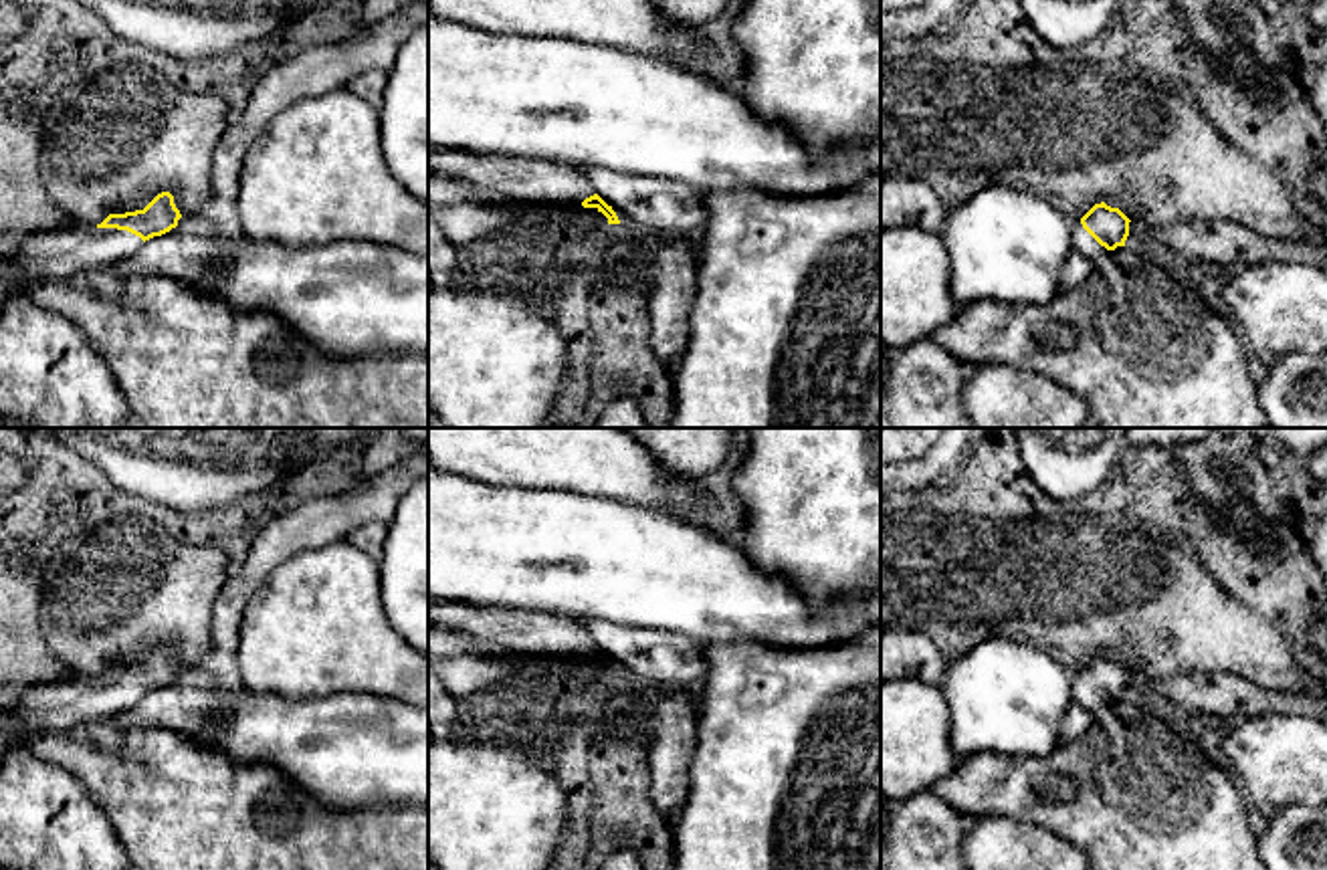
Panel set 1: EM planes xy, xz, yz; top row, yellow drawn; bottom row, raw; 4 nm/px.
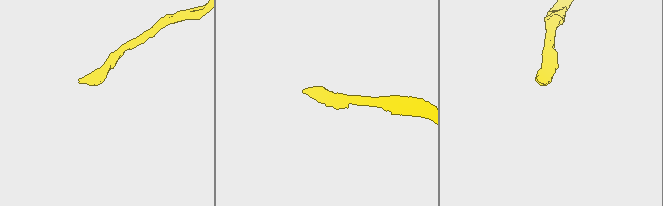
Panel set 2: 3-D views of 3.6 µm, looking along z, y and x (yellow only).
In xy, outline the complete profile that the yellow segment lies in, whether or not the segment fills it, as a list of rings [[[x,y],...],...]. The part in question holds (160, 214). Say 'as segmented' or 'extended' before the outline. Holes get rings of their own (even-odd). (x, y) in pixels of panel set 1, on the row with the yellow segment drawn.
extended | [[[162,192],[143,210],[109,214],[97,226],[69,222],[57,230],[26,234],[16,252],[0,262],[0,307],[20,295],[20,283],[30,277],[67,281],[129,258],[145,240],[176,228],[180,218],[174,196]]]

